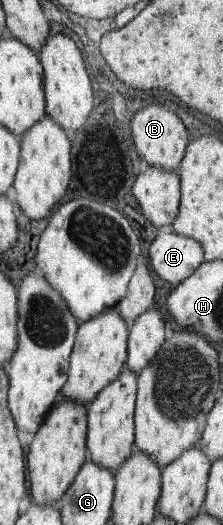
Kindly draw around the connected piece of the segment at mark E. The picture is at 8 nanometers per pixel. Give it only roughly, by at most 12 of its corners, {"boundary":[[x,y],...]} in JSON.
{"boundary":[[171,229],[148,252],[154,274],[172,287],[205,262],[202,245]]}

